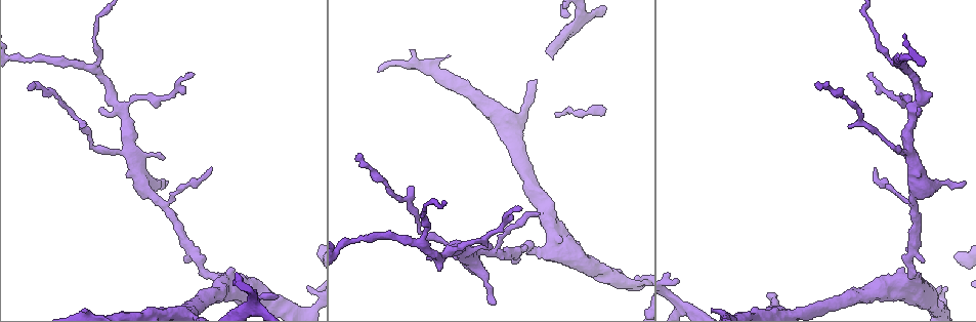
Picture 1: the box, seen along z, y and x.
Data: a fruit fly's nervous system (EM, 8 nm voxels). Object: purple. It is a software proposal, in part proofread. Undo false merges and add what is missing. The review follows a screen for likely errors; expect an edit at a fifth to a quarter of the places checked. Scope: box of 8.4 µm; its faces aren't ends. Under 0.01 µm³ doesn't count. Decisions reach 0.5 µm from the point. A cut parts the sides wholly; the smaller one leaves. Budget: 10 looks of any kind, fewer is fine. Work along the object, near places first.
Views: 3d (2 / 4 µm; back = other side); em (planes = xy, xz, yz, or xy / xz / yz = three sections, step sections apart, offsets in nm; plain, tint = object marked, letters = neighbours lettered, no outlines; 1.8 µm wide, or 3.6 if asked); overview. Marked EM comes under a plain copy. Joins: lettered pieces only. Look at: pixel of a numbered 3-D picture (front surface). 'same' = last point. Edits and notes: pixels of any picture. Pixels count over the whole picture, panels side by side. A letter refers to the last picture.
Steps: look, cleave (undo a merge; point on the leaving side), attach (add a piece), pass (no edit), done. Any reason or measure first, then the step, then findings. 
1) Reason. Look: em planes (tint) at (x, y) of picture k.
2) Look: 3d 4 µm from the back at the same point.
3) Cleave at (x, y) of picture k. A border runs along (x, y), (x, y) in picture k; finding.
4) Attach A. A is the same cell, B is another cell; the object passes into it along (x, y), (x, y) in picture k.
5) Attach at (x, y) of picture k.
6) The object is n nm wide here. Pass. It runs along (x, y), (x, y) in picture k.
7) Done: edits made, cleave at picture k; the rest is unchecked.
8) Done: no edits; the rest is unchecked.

End of a long branch. Look: em planes (letters) at (361, 154) of picture 1.

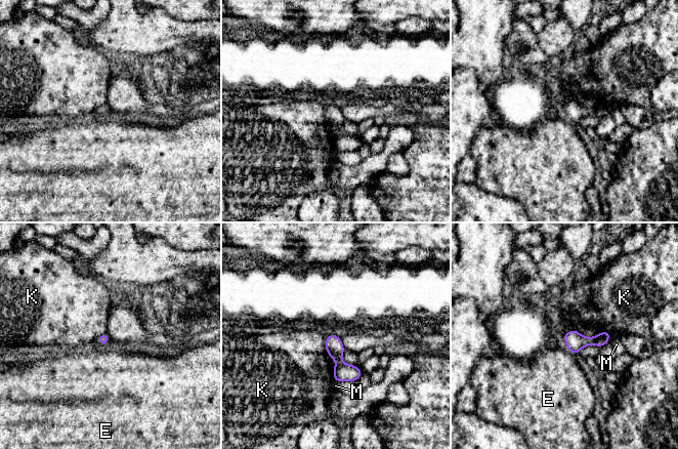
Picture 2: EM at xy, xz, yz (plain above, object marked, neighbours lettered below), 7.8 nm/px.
The longest contact is with K, 190 nm. Pass. E, K and M are other cells; it runs along (330, 337), (338, 362), (354, 378) in picture 2; none of them fits.

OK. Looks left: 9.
Narrows sharply. Look: 3d 2 µm at (349, 241) of picture 1.

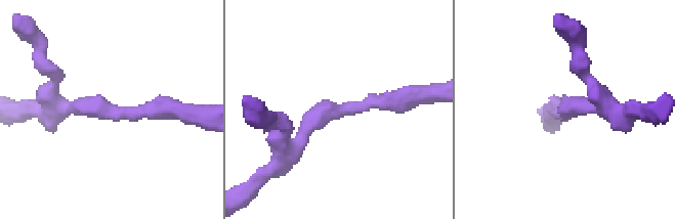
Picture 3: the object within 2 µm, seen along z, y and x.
The arms are 180, 190 nm wide. Look: em 3.6 µm planes (letters) at (112, 114) of picture 3.

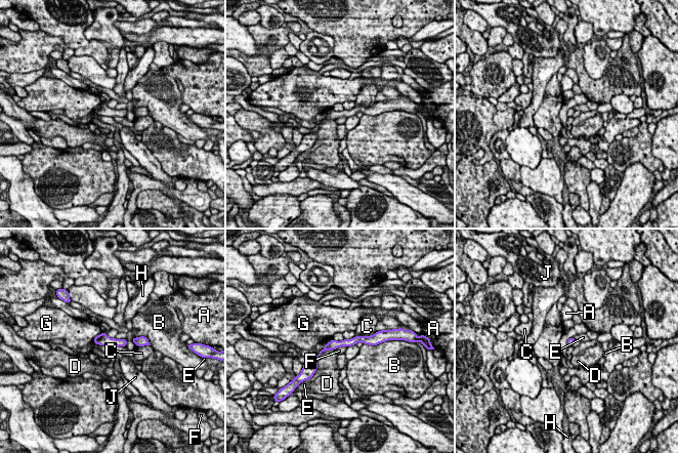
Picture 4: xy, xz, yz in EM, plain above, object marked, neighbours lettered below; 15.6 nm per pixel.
The object is 100 nm wide here. Pass. A, B, C, D, E, F, G, H and J are other cells; it runs along (369, 338), (356, 338), (328, 347) in picture 4; one neuron here.

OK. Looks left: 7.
End of a long branch. Look: em planes (tint) at (635, 277) of picture 1.

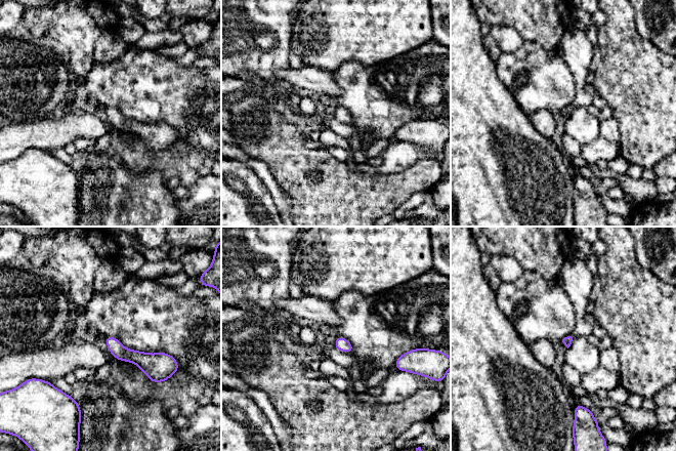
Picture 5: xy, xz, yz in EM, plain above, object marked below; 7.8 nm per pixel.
Look: em planes (letters) at the same point.

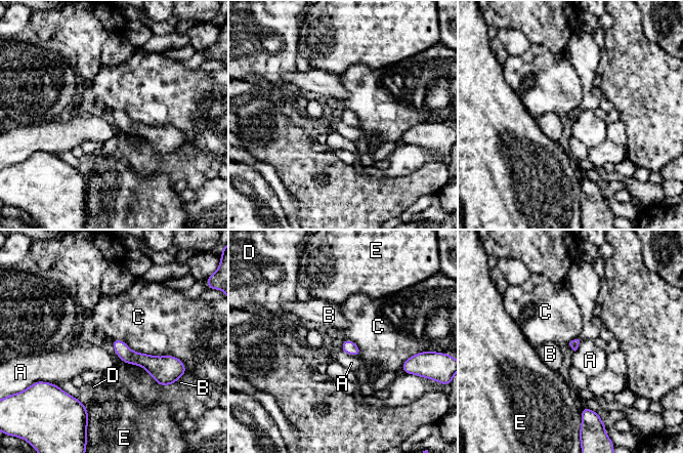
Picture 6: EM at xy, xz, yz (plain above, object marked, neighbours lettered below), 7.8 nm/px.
Pass. A, B, C, D and E are other cells; a border runs along (112, 339), (182, 362) in picture 6; no lettered piece goes on from it.

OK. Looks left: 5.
Free end. Look: em planes (letters) at (235, 281) of picture 1.

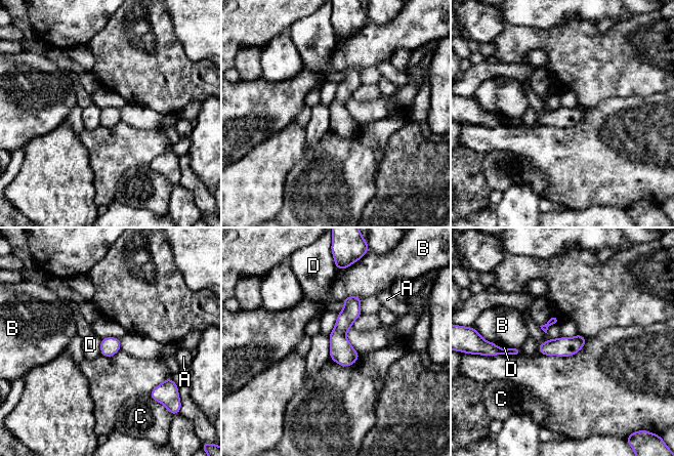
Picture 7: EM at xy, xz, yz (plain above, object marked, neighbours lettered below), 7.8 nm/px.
Pass. A, B, C and D are other cells; a border runs along (328, 336), (330, 358) in picture 7; no lettered piece goes on from it.

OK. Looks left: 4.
Done: no edits; the rest is unchecked.

